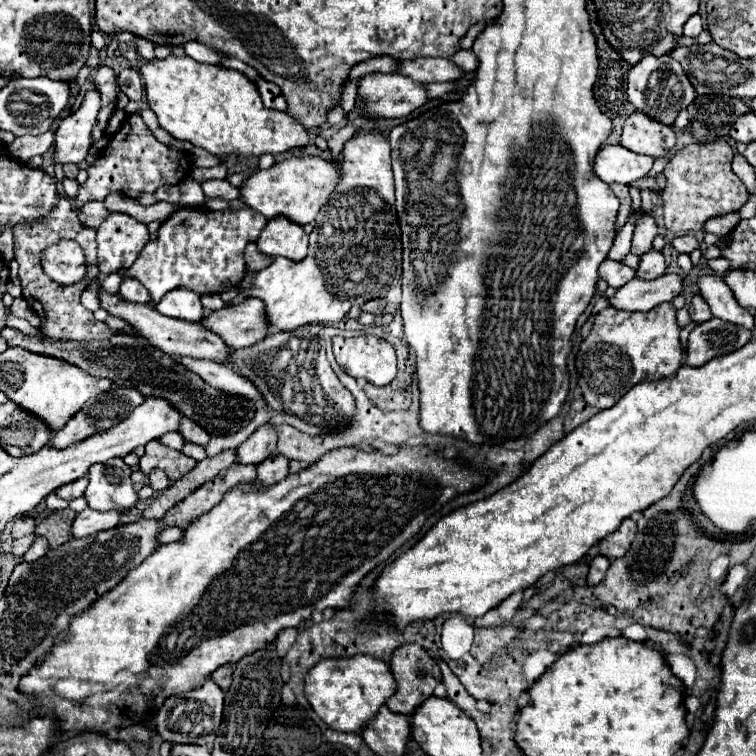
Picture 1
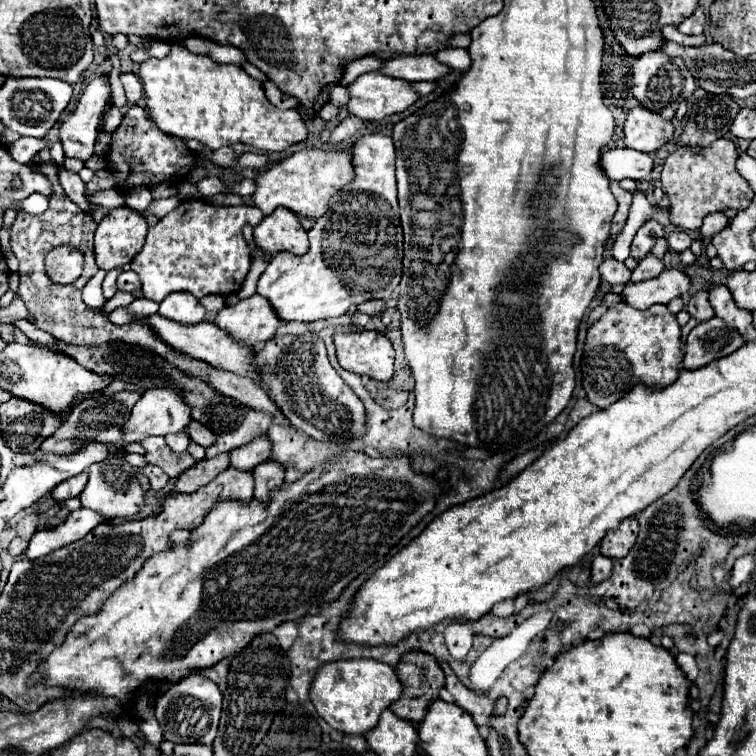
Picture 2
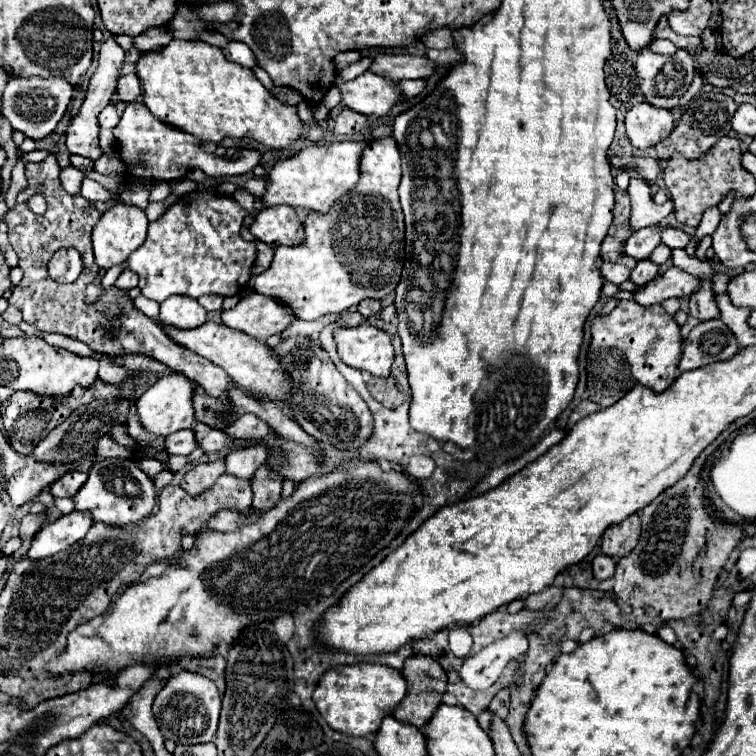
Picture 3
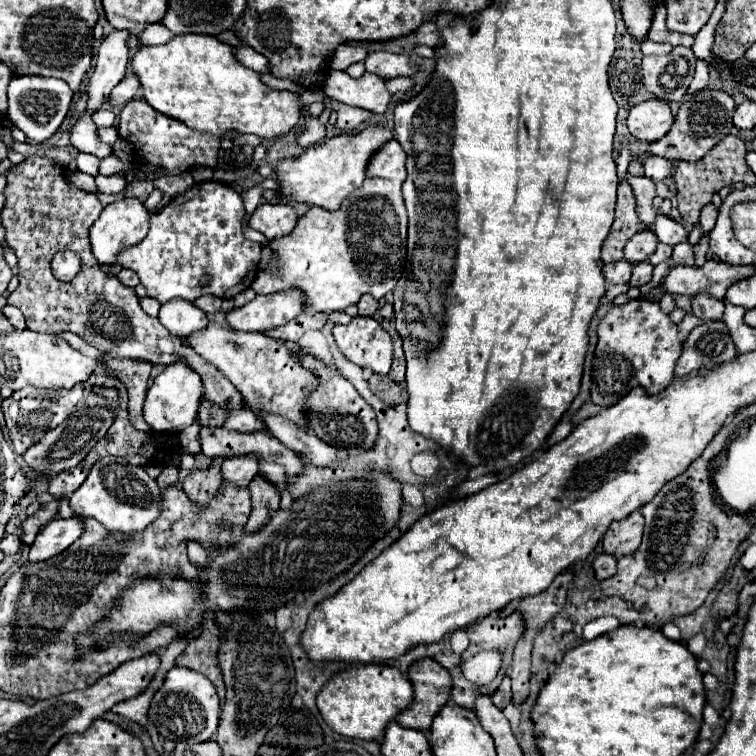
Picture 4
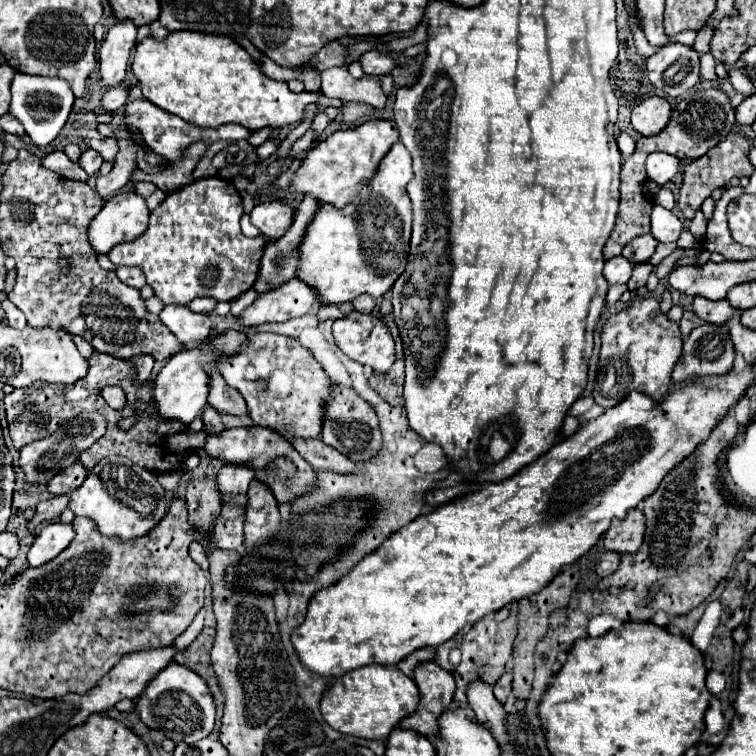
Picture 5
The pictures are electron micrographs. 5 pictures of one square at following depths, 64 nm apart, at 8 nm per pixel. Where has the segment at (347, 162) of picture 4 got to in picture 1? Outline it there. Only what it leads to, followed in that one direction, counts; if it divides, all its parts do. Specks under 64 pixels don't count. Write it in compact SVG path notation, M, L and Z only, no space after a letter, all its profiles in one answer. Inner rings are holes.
M304 156L304 158L288 158L284 162L274 164L268 170L256 170L240 184L240 198L242 202L266 216L268 220L276 216L284 216L300 226L314 222L320 208L326 204L328 196L332 194L332 188L338 184L338 164L316 158L316 156Z

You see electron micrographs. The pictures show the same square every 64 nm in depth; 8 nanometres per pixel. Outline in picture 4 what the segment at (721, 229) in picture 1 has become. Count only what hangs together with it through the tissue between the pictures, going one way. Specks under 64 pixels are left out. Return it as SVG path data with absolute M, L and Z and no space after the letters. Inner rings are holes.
M708 204L708 206L704 206L702 208L702 216L700 216L700 222L698 222L698 226L702 228L702 232L710 232L712 228L714 228L714 224L716 224L716 218L718 218L718 208L714 206L714 204Z

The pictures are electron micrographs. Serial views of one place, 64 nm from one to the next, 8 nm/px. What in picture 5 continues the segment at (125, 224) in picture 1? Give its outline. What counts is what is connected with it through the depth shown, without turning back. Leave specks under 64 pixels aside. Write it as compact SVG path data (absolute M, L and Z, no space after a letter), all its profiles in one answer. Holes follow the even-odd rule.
M122 192L108 200L88 228L88 240L96 254L108 254L116 244L132 242L148 228L146 202L136 192Z

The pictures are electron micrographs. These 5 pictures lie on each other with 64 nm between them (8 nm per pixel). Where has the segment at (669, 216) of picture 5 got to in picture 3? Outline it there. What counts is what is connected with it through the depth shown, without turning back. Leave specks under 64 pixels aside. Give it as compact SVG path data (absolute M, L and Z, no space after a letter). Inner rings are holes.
M662 228L662 242L668 248L686 248L690 242L690 236L678 228Z

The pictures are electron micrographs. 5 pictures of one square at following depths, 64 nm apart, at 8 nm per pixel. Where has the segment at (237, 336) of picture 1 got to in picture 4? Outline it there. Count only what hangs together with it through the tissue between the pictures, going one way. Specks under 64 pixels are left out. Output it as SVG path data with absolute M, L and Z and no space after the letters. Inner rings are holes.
M288 290L282 294L256 296L240 308L226 312L226 322L236 330L246 332L268 332L276 326L288 324L292 318L304 312L302 292Z

